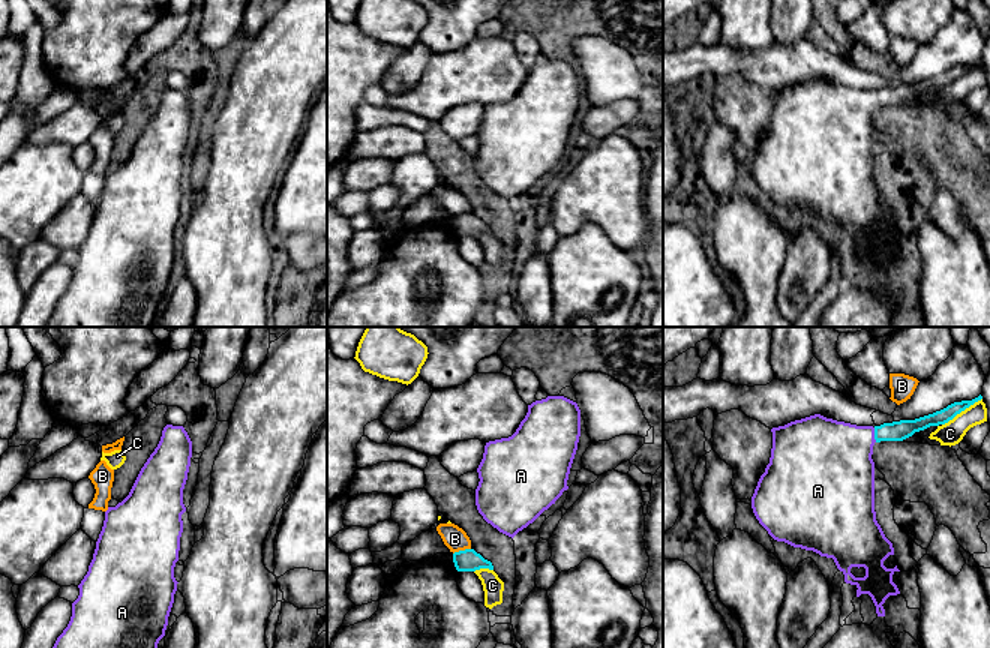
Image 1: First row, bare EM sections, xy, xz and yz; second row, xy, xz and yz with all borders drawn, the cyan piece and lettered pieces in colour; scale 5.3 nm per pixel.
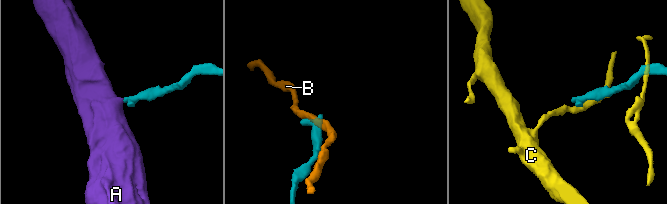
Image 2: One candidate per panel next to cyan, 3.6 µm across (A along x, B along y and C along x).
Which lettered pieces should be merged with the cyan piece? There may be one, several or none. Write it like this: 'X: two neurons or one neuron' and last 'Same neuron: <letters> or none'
A: one neuron
B: two neurons
C: two neurons
Same neuron: A

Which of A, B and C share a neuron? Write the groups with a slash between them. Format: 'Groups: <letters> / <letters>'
Groups: A / B / C

